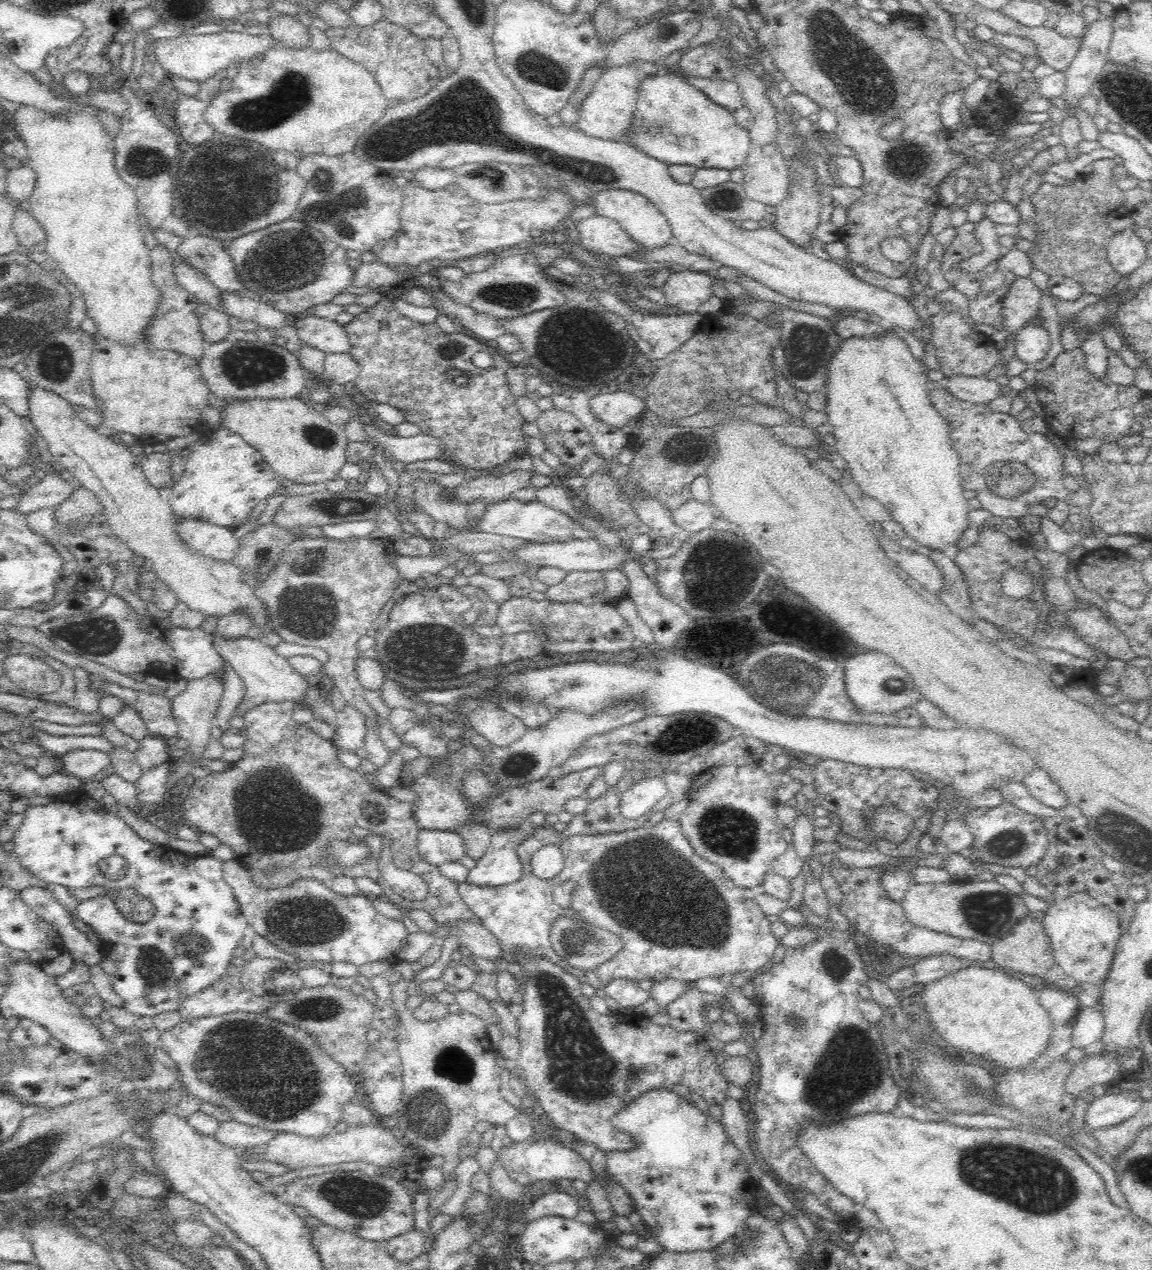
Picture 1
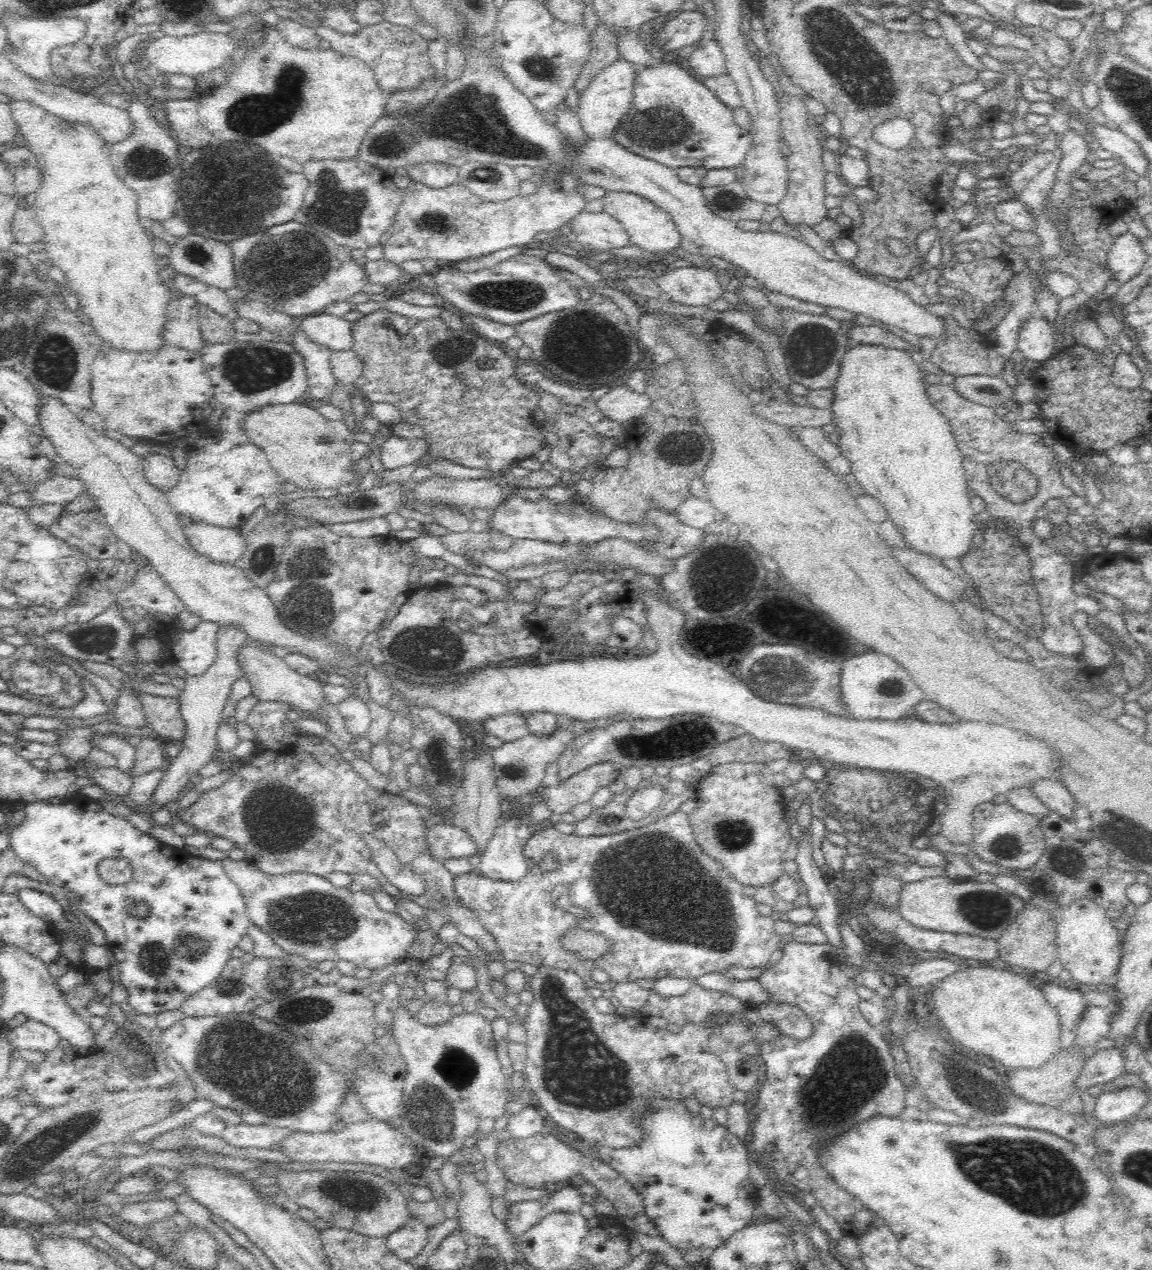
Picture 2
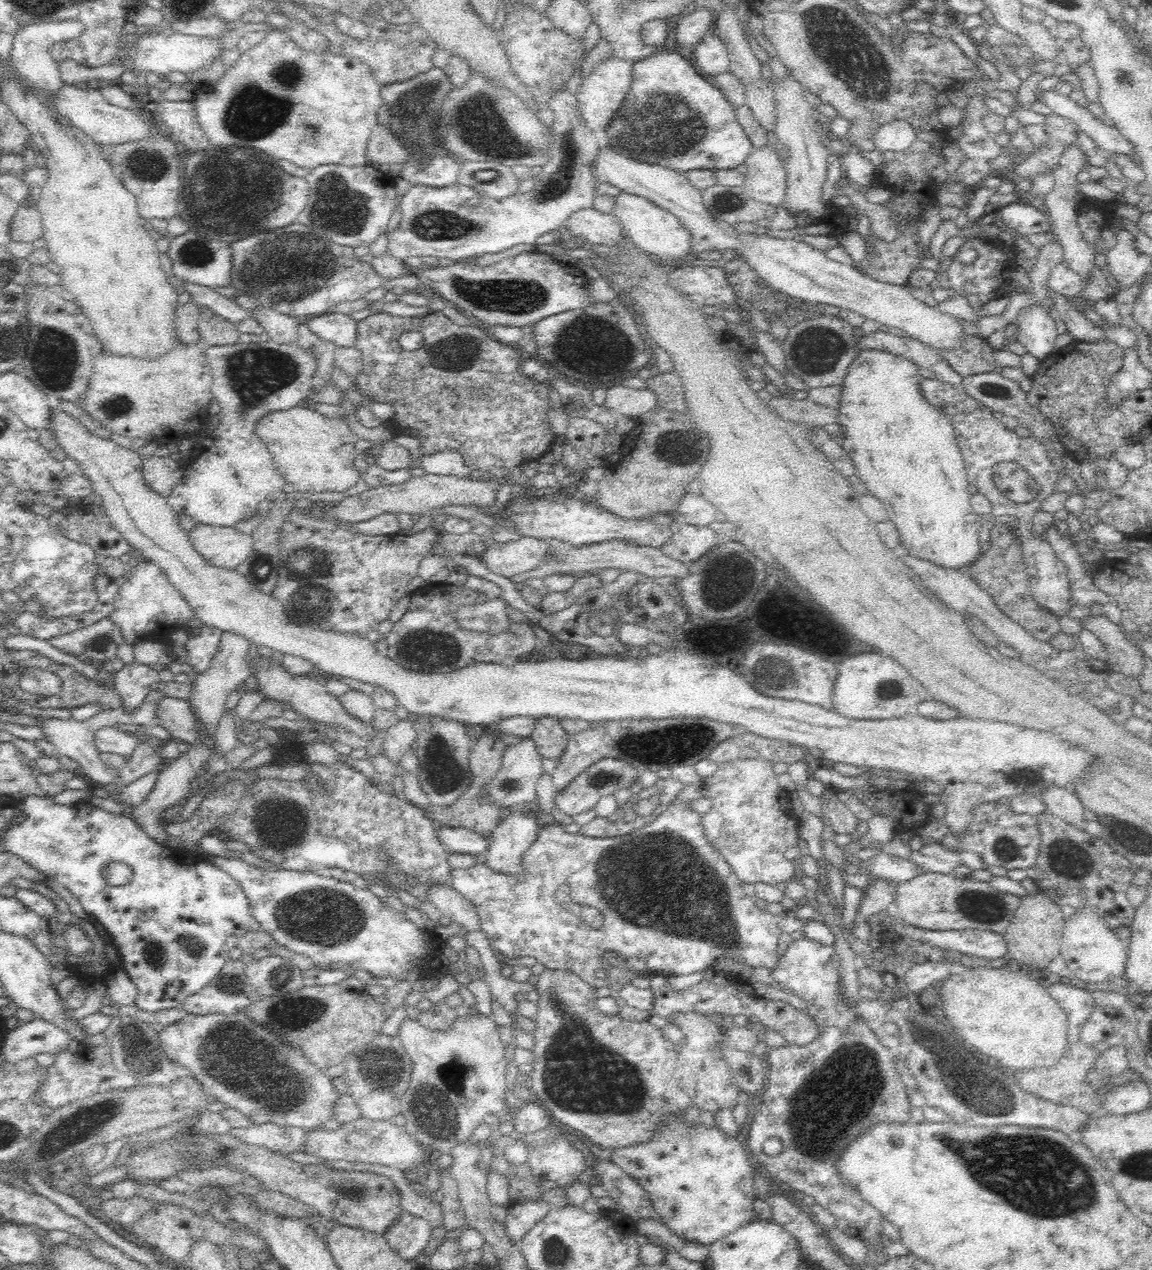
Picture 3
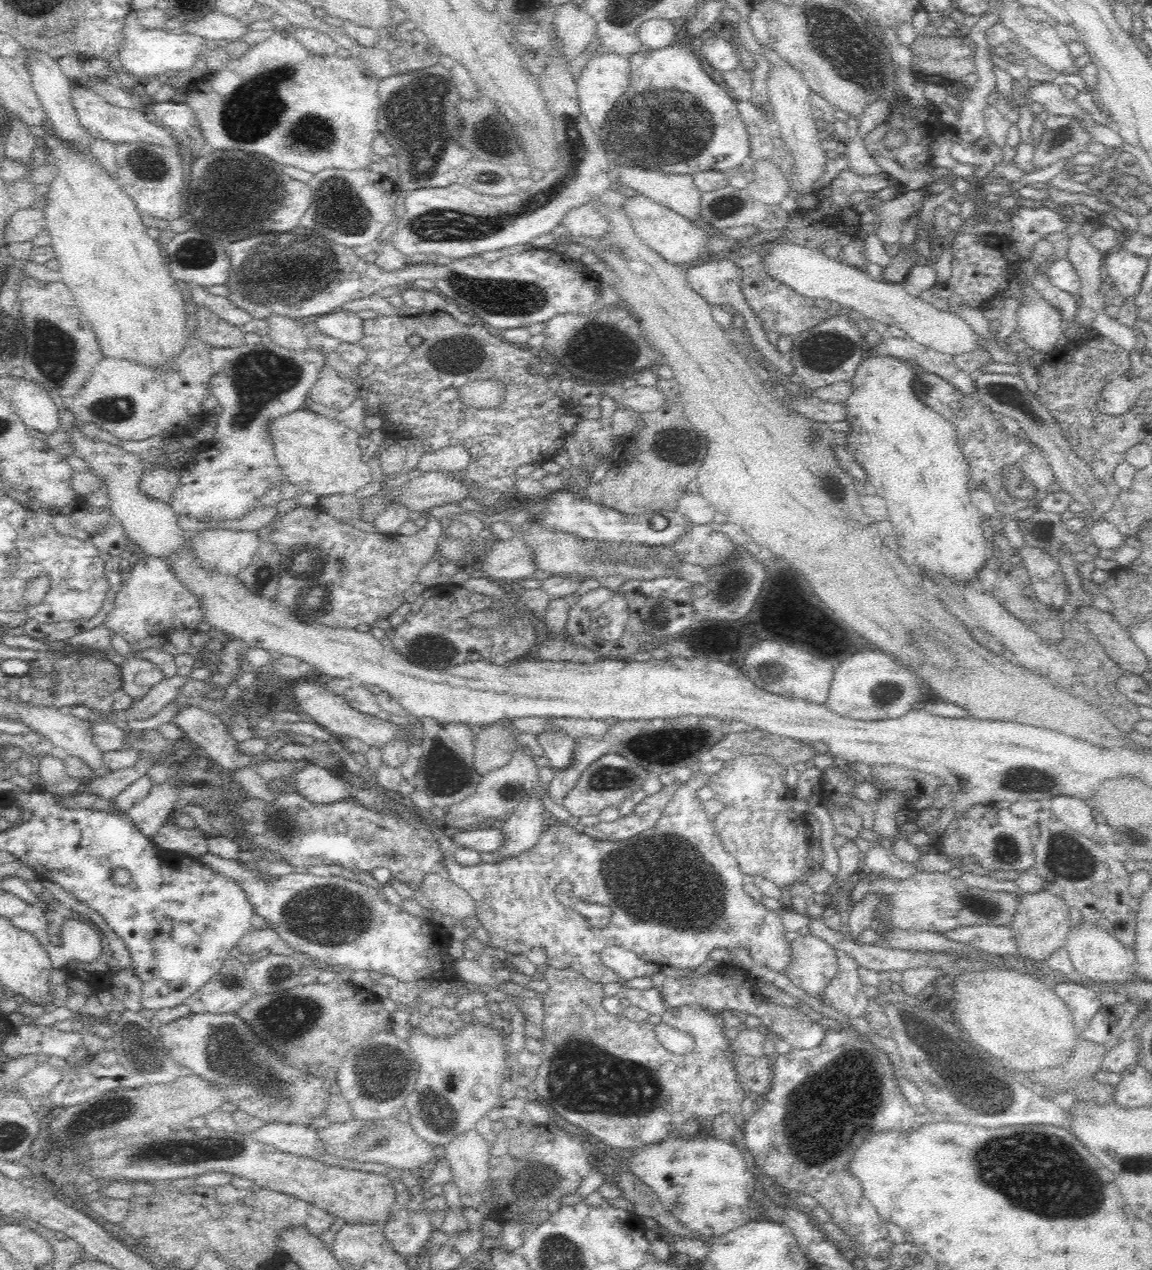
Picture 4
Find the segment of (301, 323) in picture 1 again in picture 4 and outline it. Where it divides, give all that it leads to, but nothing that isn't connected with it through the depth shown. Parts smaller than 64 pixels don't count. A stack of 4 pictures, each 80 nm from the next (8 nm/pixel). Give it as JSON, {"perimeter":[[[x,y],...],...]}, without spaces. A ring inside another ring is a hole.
{"perimeter":[[[343,308],[315,318],[315,323],[324,334],[338,337],[341,342],[359,342],[363,335],[364,319],[358,316],[358,312]]]}

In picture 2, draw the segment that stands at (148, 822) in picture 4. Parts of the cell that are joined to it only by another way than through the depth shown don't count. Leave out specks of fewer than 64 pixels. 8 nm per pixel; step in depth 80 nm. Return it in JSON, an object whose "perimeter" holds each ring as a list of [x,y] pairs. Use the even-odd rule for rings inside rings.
{"perimeter":[[[234,625],[219,627],[216,658],[212,662],[212,666],[202,674],[185,677],[186,686],[183,689],[184,692],[177,699],[180,701],[180,707],[182,707],[182,717],[186,721],[186,738],[180,744],[181,753],[176,758],[169,760],[163,769],[162,779],[158,782],[154,794],[150,796],[150,800],[146,802],[146,805],[138,809],[152,825],[149,836],[172,848],[184,849],[184,846],[186,846],[185,838],[169,831],[168,827],[154,823],[152,813],[164,806],[175,806],[179,800],[178,794],[188,787],[189,782],[196,781],[199,771],[213,760],[215,751],[217,751],[215,744],[217,729],[223,720],[222,714],[226,702],[230,692],[232,692],[232,686],[238,682],[240,677],[244,677],[244,671],[239,661],[240,649],[249,642],[246,633],[240,627],[234,627]]]}

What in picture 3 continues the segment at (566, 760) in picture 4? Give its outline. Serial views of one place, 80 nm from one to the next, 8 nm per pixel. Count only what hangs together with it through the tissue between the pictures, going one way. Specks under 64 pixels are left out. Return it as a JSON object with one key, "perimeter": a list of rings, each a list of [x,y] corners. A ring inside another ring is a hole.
{"perimeter":[[[540,718],[531,736],[538,753],[558,764],[566,754],[570,735],[556,718]]]}

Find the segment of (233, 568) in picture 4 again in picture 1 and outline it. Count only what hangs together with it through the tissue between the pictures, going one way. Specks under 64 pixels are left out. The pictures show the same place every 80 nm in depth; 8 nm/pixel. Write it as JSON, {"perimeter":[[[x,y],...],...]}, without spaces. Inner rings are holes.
{"perimeter":[[[196,519],[178,520],[177,531],[188,548],[215,561],[230,561],[240,550],[234,529]]]}

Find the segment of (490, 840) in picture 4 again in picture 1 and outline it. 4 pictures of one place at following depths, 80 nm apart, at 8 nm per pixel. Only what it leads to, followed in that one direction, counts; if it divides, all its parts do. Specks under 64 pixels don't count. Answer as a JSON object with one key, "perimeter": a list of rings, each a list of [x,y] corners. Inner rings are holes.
{"perimeter":[[[423,830],[418,838],[420,856],[428,862],[440,866],[444,862],[462,860],[466,855],[464,837],[455,830]]]}

